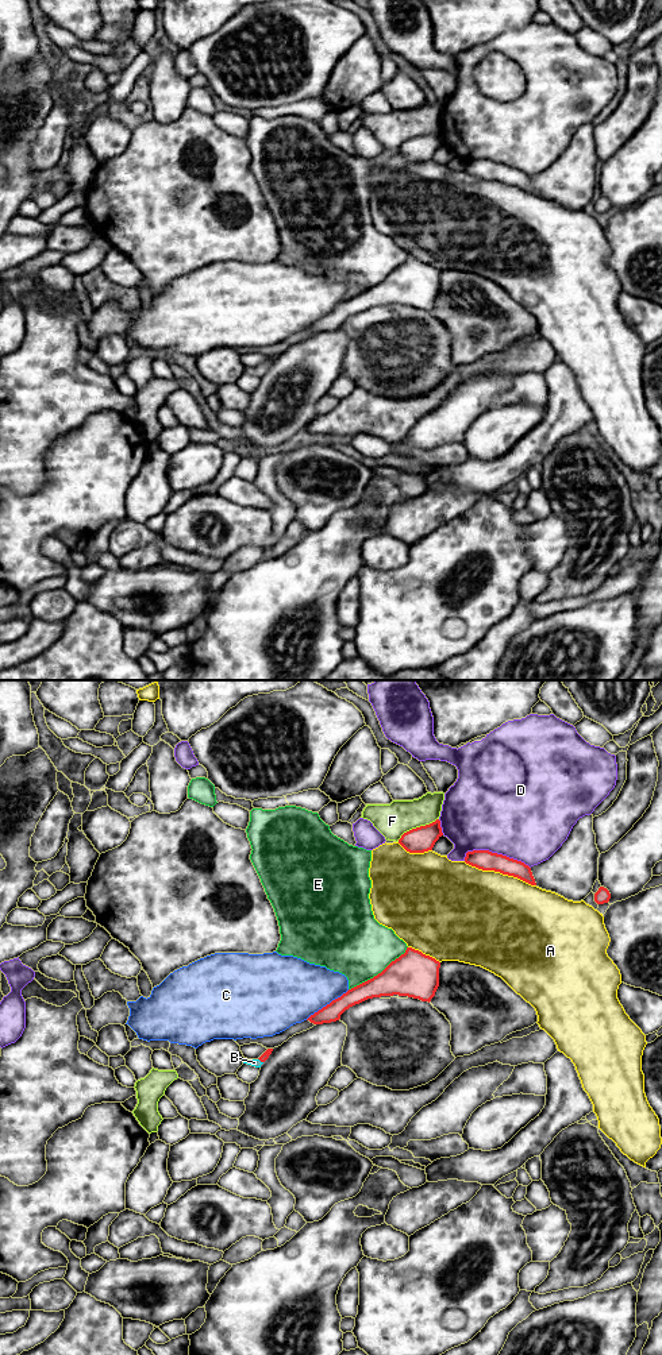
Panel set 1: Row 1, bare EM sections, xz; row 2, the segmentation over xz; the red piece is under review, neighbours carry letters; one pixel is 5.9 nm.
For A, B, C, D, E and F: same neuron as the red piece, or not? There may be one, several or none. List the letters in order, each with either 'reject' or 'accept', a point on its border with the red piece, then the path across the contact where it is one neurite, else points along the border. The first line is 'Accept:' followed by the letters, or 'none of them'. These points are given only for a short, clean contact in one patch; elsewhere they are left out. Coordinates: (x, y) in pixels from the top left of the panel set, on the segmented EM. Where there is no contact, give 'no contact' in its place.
Accept: B
A: reject | xz (500, 872)
B: accept | xz (261, 1061) | across xz (265, 1056), (261, 1061), (254, 1062)
C: reject | xz (327, 1004)
D: reject | xz (496, 853)
E: reject | xz (378, 973)
F: reject | xz (416, 827)

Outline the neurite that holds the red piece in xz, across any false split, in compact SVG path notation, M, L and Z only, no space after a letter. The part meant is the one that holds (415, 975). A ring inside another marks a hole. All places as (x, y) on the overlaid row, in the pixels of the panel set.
M407 947L381 973L349 989L307 1020L313 1024L336 1022L350 1007L381 996L399 995L430 1003L439 987L439 968L435 958Z

